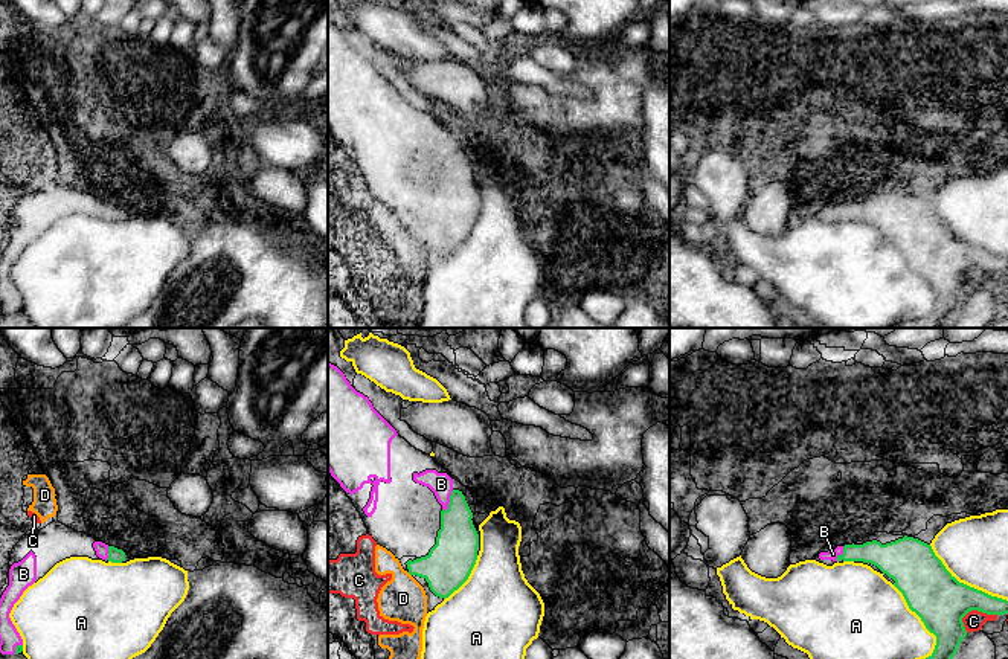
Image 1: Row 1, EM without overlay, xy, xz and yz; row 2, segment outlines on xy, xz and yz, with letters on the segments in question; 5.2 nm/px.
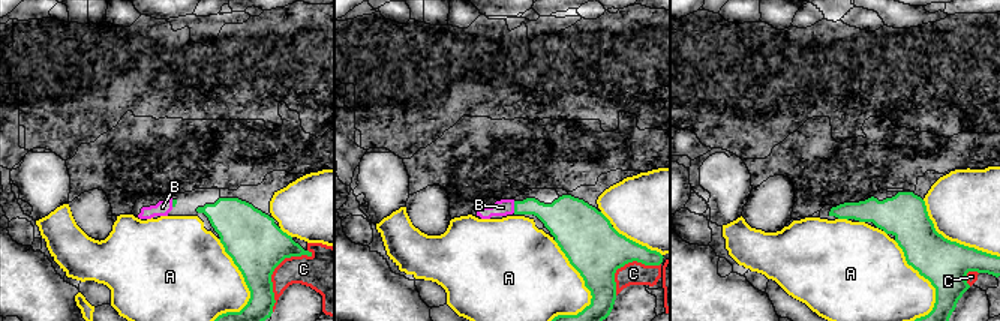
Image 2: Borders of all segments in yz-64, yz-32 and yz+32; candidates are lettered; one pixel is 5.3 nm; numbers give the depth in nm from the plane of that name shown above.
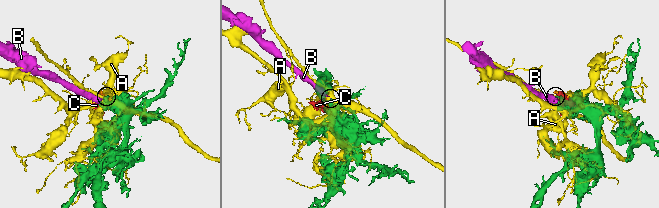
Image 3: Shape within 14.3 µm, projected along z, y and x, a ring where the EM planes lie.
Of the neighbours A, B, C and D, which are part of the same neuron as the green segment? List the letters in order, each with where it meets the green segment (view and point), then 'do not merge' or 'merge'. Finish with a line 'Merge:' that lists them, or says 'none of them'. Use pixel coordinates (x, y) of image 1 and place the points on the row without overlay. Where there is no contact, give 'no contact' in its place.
A: yz (937, 298) | do not merge
B: xz (450, 159) | merge
C: yz (978, 269) | do not merge
D: no contact | do not merge
Merge: B

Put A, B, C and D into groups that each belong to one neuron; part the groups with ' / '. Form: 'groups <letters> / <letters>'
groups A / B / C D

